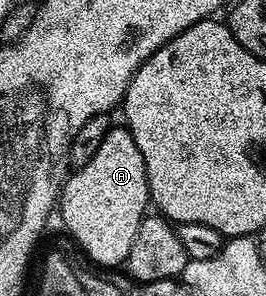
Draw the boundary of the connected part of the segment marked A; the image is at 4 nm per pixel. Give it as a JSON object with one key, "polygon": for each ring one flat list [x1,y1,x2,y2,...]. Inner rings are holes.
{"polygon":[[125,126,111,127,104,142,100,142,100,150,92,154,92,162,71,171,60,193,60,212,62,208,62,220,66,223,70,240,77,246,79,244,96,263,107,264,110,268,117,264,118,267,125,265,132,250,132,238,136,238,136,230,140,230,140,222,147,216,150,203,144,158,140,154,140,146,136,146,129,128]]}

